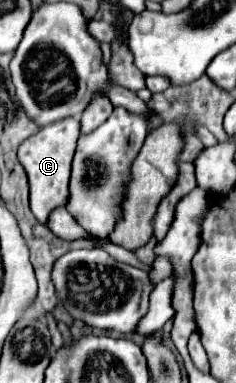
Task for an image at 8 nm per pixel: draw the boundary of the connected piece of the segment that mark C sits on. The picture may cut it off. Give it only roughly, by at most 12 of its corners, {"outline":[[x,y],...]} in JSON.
{"outline":[[80,121],[42,127],[18,147],[30,209],[66,203]]}

